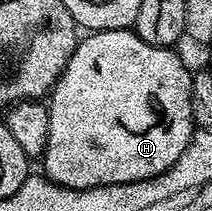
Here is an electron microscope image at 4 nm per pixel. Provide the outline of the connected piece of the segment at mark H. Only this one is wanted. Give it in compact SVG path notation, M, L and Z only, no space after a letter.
M128 28L107 30L106 32L89 32L82 35L77 41L77 48L71 54L63 74L58 78L56 86L47 97L49 125L47 126L47 146L43 157L43 163L45 163L44 175L64 188L87 190L95 186L111 186L112 184L122 184L123 182L150 180L159 174L163 174L163 170L167 170L171 165L176 164L177 160L185 155L187 146L193 137L195 125L191 114L193 72L175 53L176 51L173 48L160 48L143 42L143 38L139 38L136 31Z

